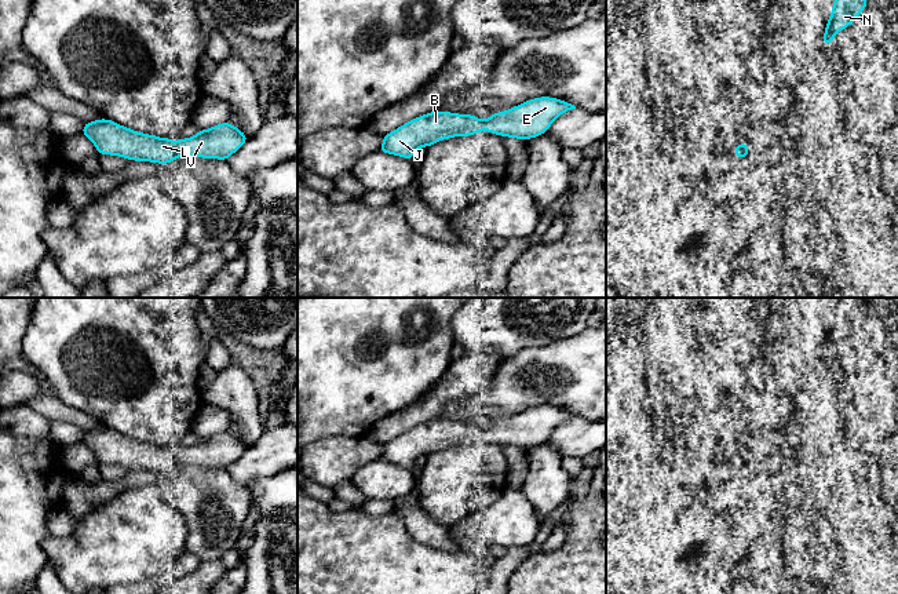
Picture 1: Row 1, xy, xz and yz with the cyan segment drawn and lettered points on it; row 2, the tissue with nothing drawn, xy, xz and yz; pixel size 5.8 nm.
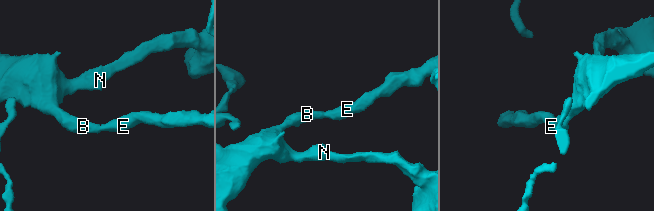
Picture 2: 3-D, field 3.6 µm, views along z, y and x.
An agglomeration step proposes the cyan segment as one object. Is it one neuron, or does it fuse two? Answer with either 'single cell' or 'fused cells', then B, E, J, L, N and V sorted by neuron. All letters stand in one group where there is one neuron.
single cell; groups B E J L N V

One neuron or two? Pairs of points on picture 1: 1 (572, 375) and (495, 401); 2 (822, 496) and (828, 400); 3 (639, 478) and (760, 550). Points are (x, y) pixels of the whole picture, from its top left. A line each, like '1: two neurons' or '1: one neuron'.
1: one neuron
2: two neurons
3: two neurons

